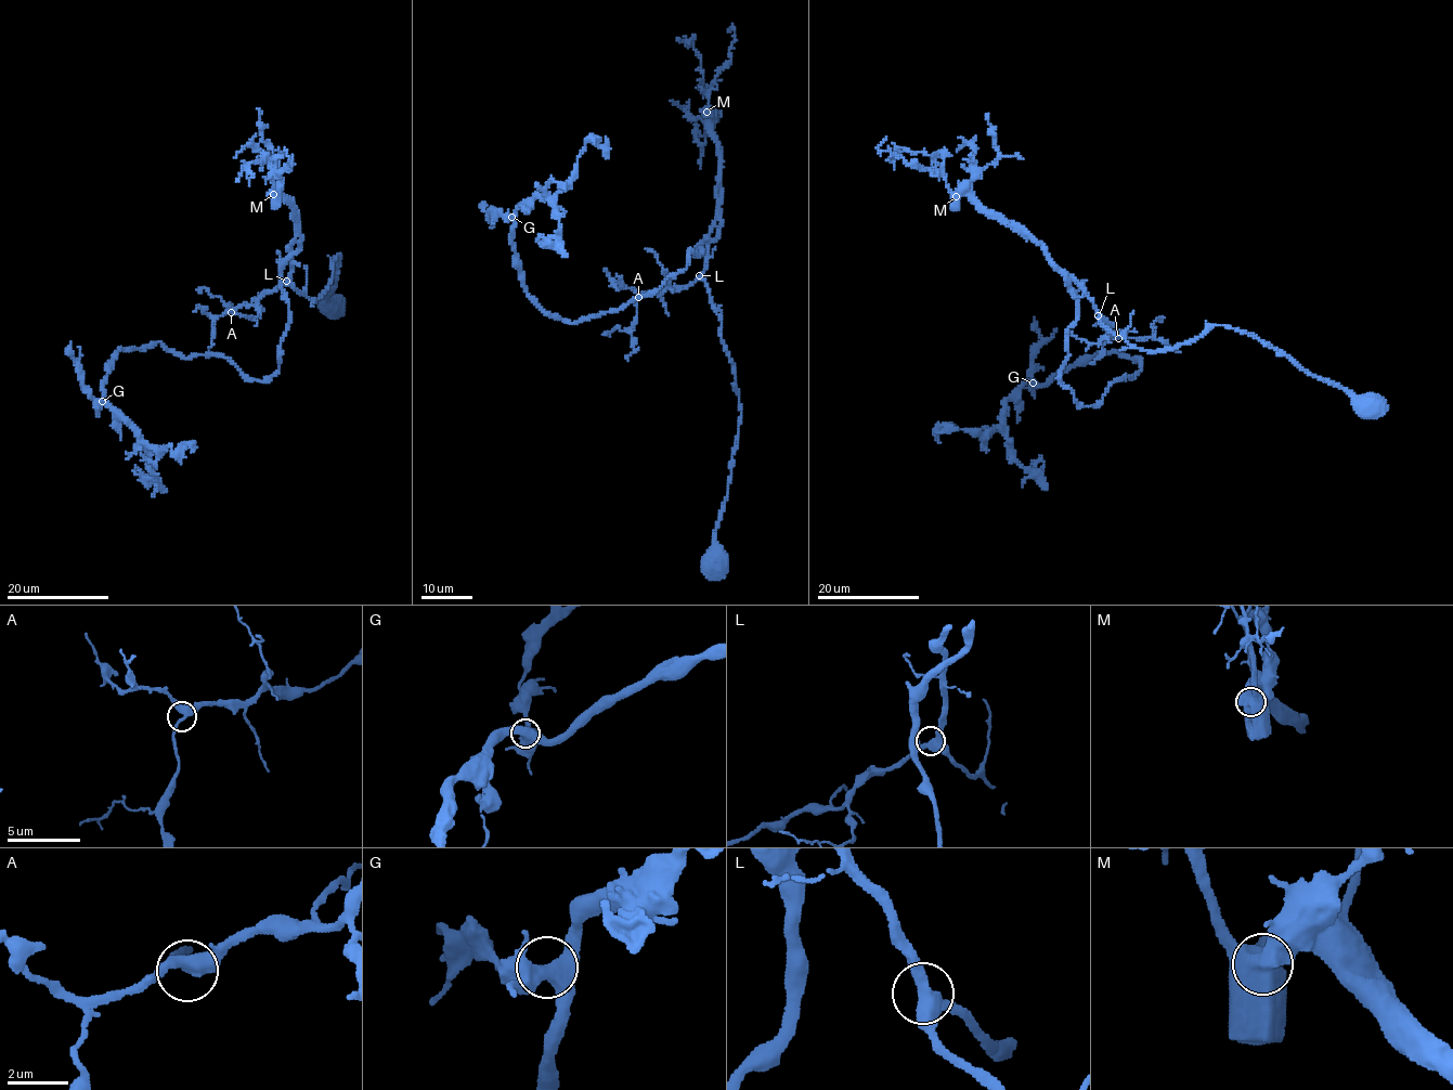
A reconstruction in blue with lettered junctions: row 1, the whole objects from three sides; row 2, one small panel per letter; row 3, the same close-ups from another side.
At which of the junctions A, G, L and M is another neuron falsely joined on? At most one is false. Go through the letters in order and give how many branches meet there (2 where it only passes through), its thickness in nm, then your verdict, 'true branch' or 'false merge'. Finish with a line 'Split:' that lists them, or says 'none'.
A: 3 | 320 nm | true branch
G: 3 | 460 nm | true branch
L: 3 | 440 nm | true branch
M: 3 | 750 nm | false merge
Split: M

